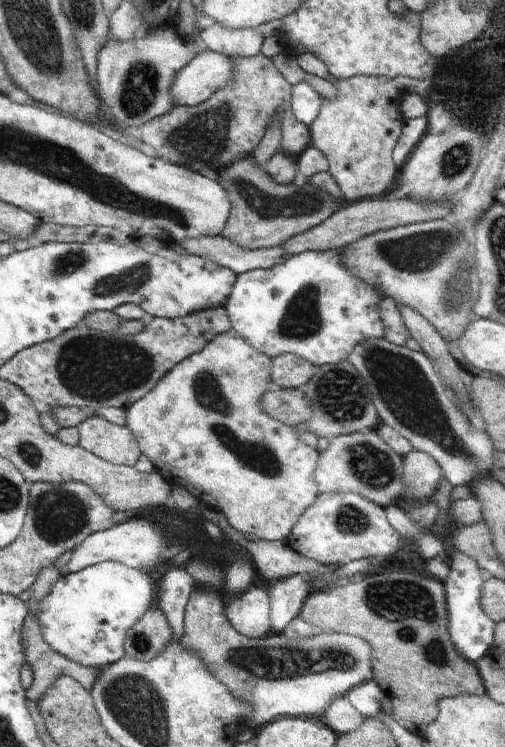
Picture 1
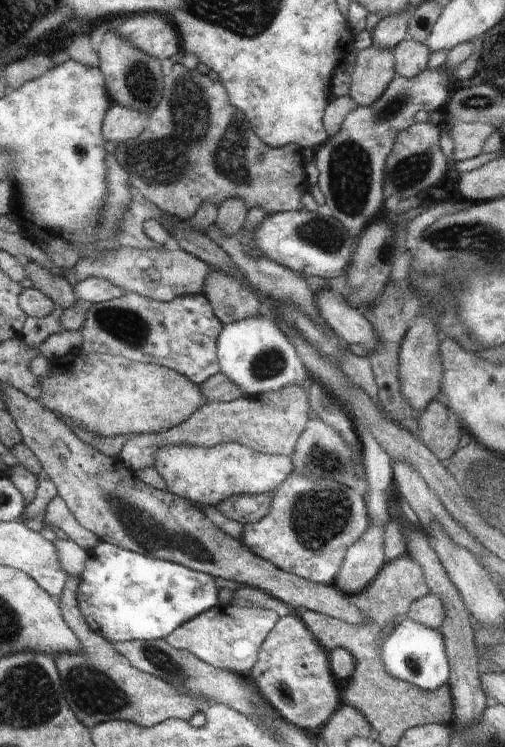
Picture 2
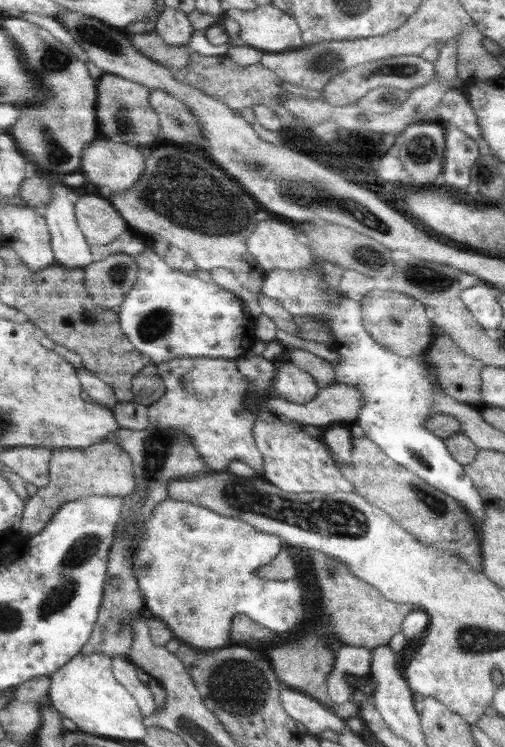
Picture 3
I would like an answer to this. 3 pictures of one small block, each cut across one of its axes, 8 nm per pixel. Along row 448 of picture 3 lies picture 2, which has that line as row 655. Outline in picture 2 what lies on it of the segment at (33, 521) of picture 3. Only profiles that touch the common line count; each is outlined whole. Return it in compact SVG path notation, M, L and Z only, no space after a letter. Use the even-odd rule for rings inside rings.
M72 575L65 582L62 594L58 598L59 607L61 608L63 619L72 629L72 632L79 638L84 648L89 650L88 653L56 653L53 659L55 660L56 668L60 673L64 696L68 706L76 715L76 718L89 729L94 726L108 721L128 721L141 727L153 727L165 720L175 718L189 721L194 713L200 710L202 704L212 704L205 696L192 696L181 693L173 684L163 681L163 678L152 676L144 671L138 670L132 666L125 656L122 656L110 643L108 639L100 636L95 630L92 630L88 623L84 620L83 614L80 612L77 603L77 590L81 581L80 575Z

